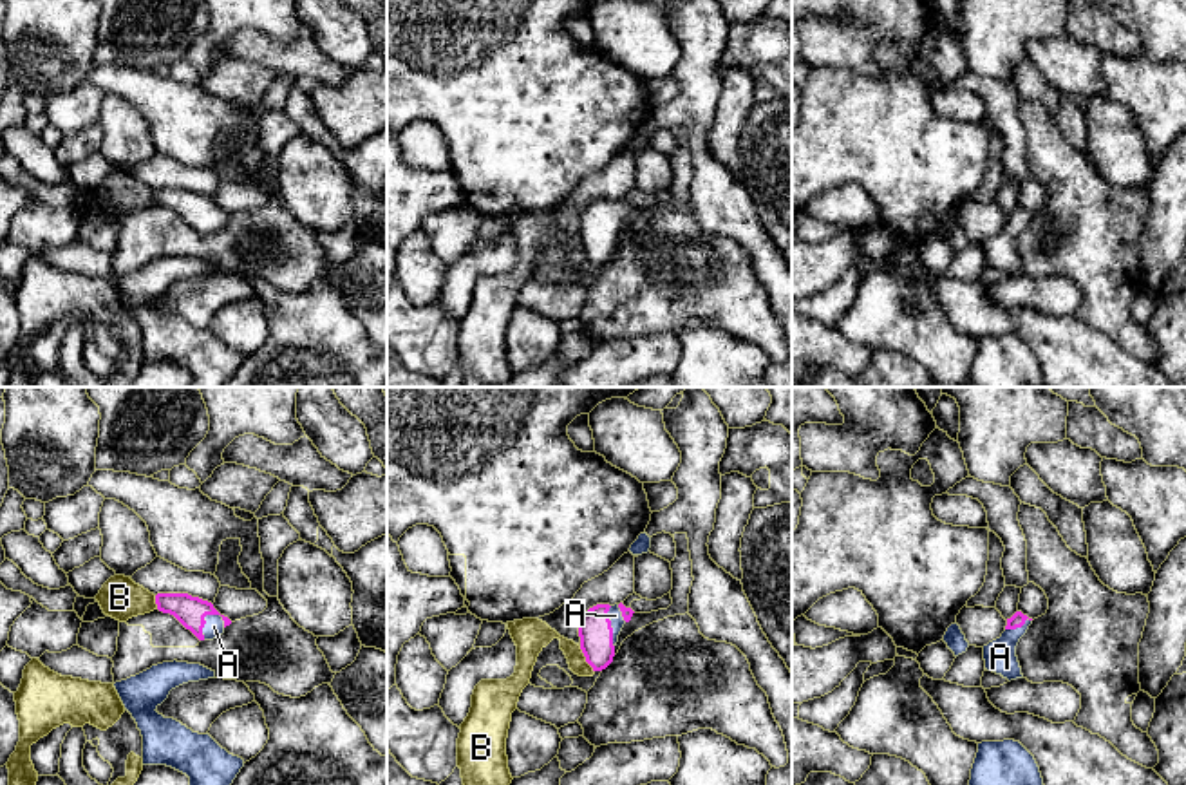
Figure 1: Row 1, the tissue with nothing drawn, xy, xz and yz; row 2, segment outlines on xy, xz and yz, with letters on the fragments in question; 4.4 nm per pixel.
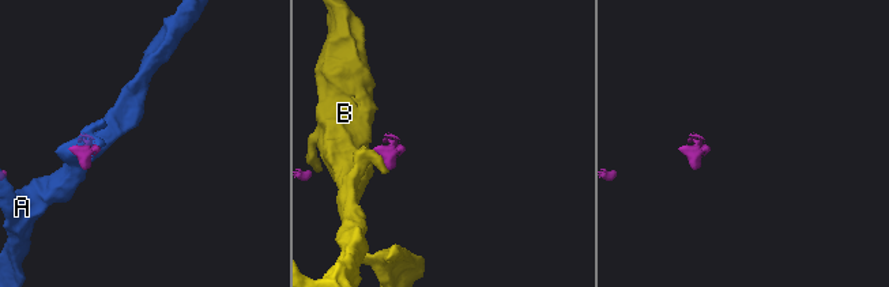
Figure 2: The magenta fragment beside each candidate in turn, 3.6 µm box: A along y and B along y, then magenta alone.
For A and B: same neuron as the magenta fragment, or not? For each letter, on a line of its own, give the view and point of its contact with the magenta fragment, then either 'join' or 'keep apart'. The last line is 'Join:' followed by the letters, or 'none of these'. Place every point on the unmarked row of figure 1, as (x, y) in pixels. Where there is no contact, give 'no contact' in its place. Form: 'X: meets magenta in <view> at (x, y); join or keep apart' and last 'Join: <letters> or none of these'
A: meets magenta in xy at (205, 216); join
B: meets magenta in xz at (586, 254); keep apart
Join: A

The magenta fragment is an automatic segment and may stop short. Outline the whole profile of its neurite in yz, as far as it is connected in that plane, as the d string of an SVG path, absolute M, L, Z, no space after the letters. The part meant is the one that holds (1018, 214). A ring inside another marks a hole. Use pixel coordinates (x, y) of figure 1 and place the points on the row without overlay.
M1016 206L1011 213L1007 213L1007 221L1002 232L984 241L984 255L987 266L1002 270L1009 277L1023 273L1016 251L1016 241L1031 219L1032 215L1021 206Z

